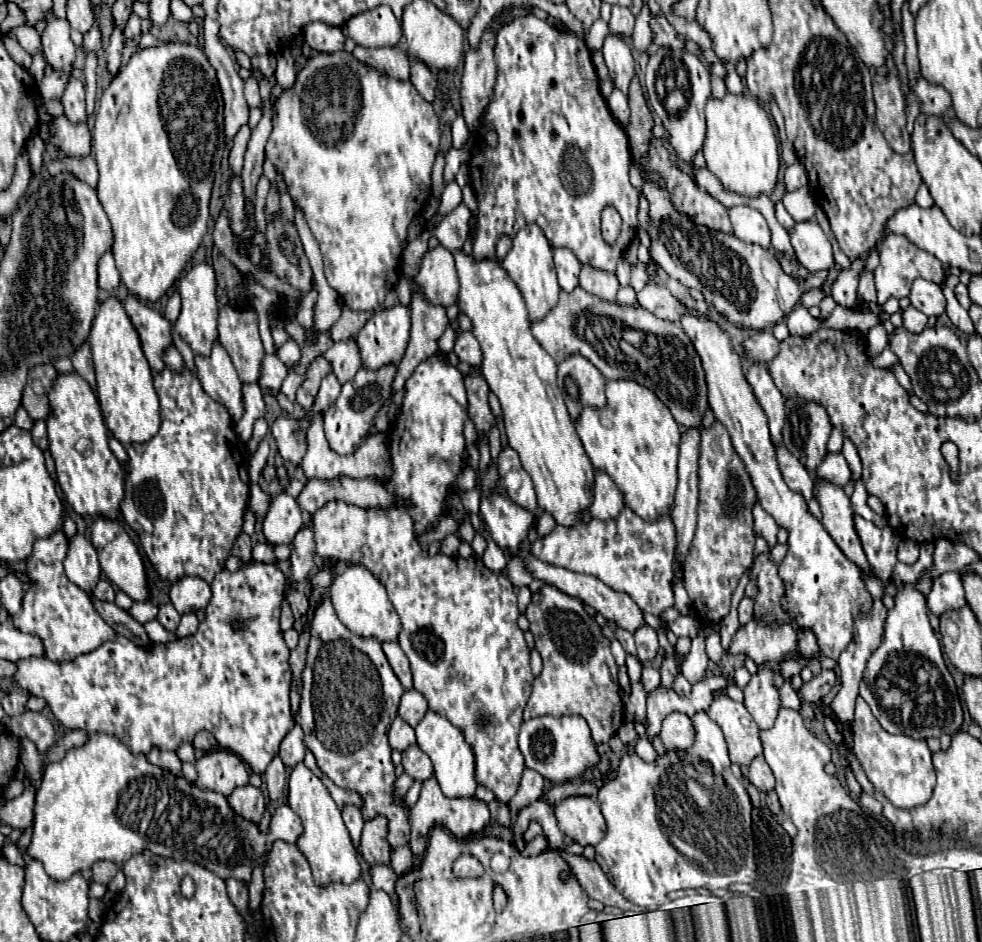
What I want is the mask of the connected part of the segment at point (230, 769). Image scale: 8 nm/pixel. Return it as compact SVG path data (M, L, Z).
M214 749L202 755L196 761L196 769L196 783L202 789L222 793L224 797L228 797L236 787L248 785L248 771L244 767L244 761L238 755L224 749Z

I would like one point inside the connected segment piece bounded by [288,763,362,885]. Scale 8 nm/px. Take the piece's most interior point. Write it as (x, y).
(325, 843)

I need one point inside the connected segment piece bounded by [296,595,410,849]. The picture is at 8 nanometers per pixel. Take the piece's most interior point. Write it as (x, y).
(347, 688)

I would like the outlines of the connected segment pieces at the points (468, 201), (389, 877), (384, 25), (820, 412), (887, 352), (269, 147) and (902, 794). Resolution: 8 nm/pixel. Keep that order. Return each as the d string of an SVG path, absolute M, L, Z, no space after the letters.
M466 185L462 188L462 202L470 209L473 215L478 216L476 193L474 193L470 185Z
M378 863L378 865L370 865L368 873L370 873L372 885L374 885L376 889L386 891L388 895L392 895L392 893L394 893L394 883L396 883L398 875L392 871L392 867Z
M386 5L358 13L346 23L344 31L362 47L394 47L402 37L400 23Z
M786 399L786 423L782 429L784 447L812 473L826 457L826 441L832 425L828 413L818 403Z
M886 347L878 357L872 357L872 363L874 363L876 367L892 369L892 367L898 363L898 357L896 357L896 353L892 353L892 349L890 349L890 347Z
M338 51L332 55L316 55L308 61L306 67L300 69L296 83L286 89L276 101L276 123L270 133L270 139L266 143L266 155L274 163L274 167L280 169L284 175L284 181L288 185L288 193L292 195L294 203L298 203L304 211L304 217L310 225L312 235L320 243L320 251L324 257L324 273L328 279L328 285L342 297L344 305L354 311L380 311L384 309L384 297L390 287L398 283L398 265L402 257L402 243L408 233L408 225L414 219L416 213L420 213L426 205L426 199L430 197L430 183L432 183L432 165L438 153L438 141L440 141L440 125L438 117L428 101L420 97L416 87L410 81L396 81L368 65L358 63L352 53Z
M856 699L856 719L854 719L854 747L856 759L860 761L866 777L872 785L884 793L890 803L902 809L912 809L930 799L936 777L932 767L932 753L926 741L912 739L908 735L890 735L882 729L876 717L870 713L870 707L864 699Z

